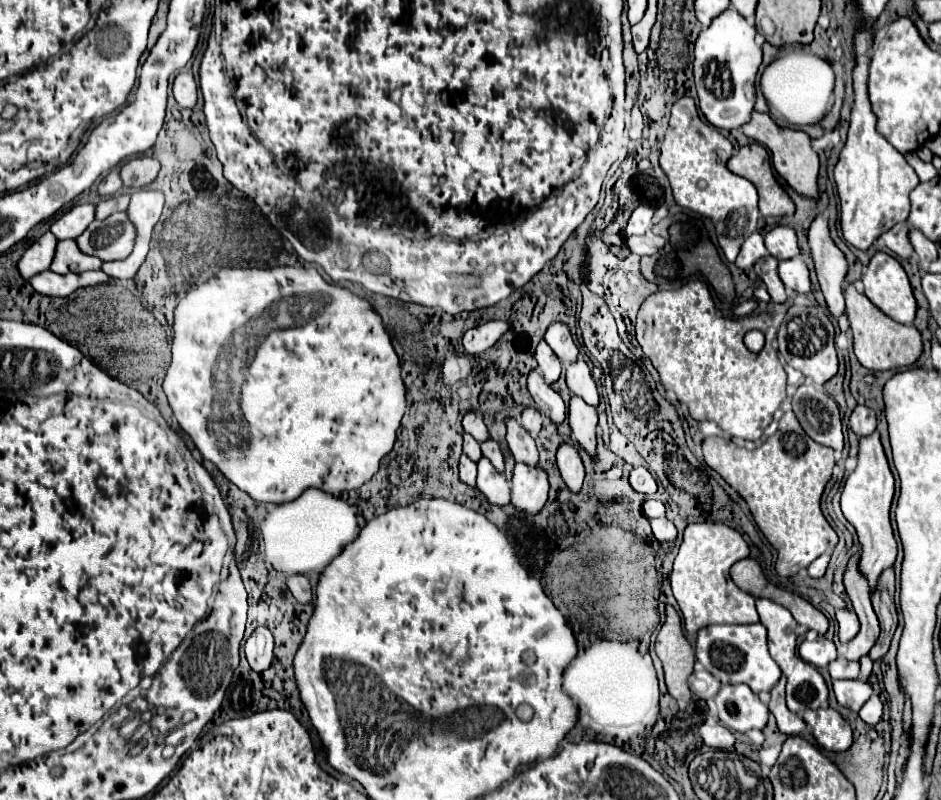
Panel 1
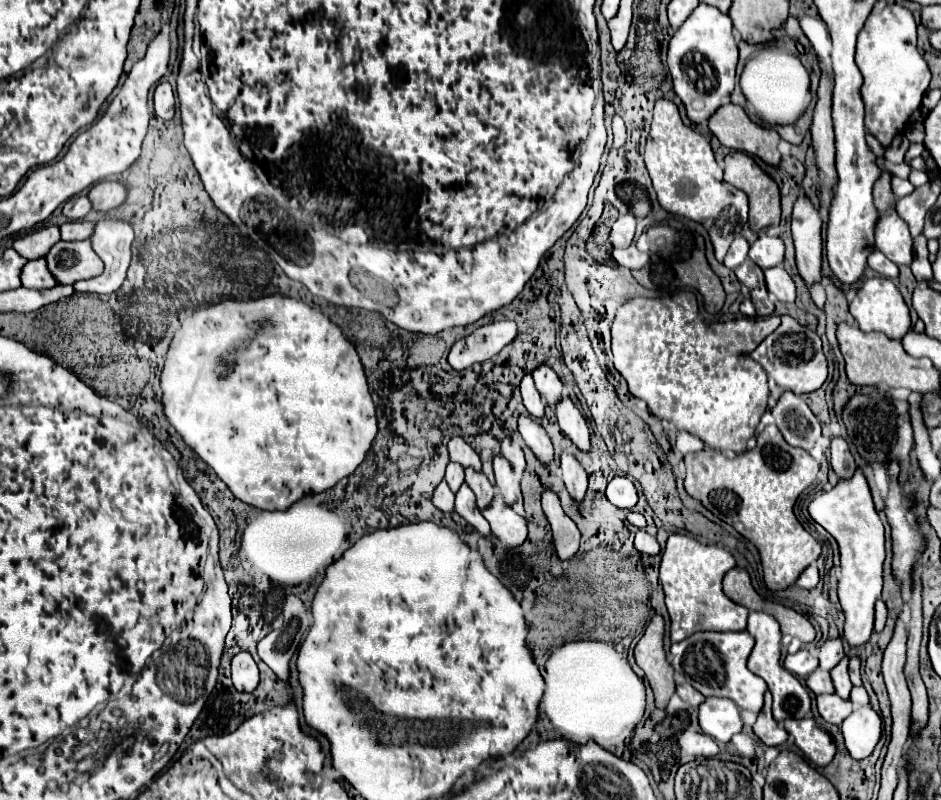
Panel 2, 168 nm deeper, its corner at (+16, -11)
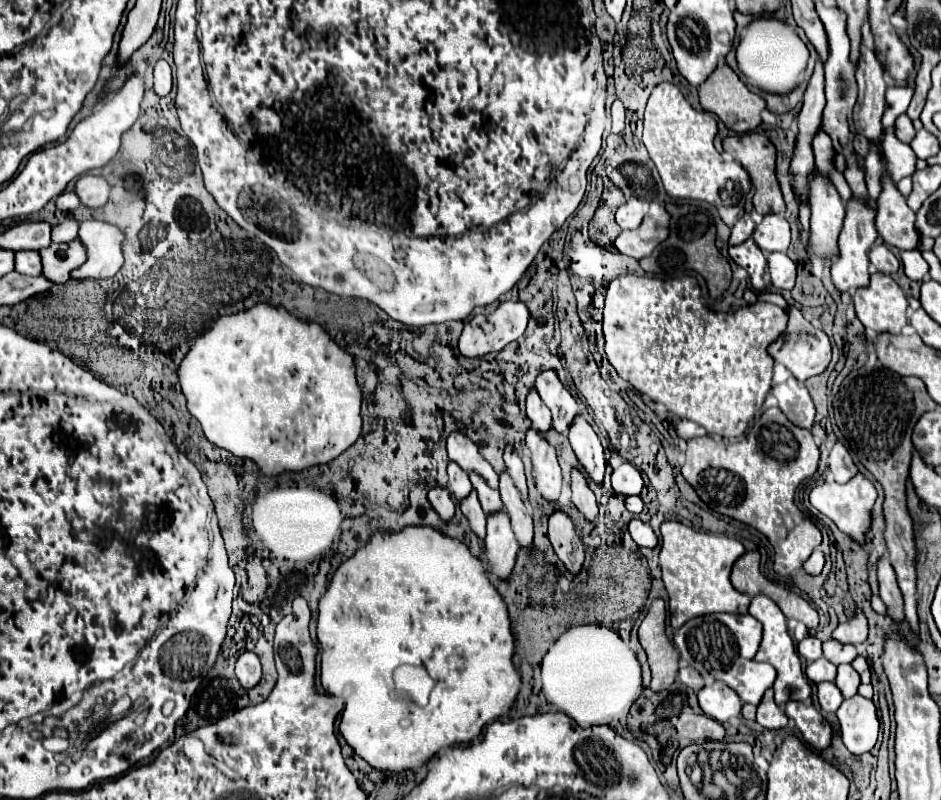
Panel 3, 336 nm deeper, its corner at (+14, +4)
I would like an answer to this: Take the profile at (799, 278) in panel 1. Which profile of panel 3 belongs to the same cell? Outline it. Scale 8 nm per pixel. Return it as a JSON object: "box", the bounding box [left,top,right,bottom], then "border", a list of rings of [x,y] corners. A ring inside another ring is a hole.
{"box":[768,253,796,291],"border":[[[770,253],[768,273],[770,273],[772,285],[776,289],[790,291],[796,281],[796,263],[786,253]]]}

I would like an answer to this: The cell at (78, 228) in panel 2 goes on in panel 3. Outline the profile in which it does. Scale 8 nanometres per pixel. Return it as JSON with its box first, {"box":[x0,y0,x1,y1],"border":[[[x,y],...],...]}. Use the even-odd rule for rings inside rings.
{"box":[52,219,78,243],"border":[[[66,219],[64,223],[60,223],[52,229],[52,241],[54,243],[70,243],[76,237],[78,237],[78,223],[74,219]]]}

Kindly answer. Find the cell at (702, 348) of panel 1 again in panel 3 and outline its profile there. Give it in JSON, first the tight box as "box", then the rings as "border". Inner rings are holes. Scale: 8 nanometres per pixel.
{"box":[602,275,788,439],"border":[[[624,275],[608,283],[602,327],[610,365],[640,395],[648,395],[674,415],[702,425],[710,435],[734,439],[744,435],[748,421],[772,389],[774,359],[768,353],[768,345],[786,331],[786,321],[788,315],[784,309],[764,301],[746,305],[734,313],[712,311],[700,303],[700,287],[688,275],[678,279]]]}

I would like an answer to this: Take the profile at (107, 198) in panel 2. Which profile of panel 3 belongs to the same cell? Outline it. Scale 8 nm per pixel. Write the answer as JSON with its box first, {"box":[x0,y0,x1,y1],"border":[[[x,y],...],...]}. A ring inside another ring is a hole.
{"box":[74,175,110,207],"border":[[[84,175],[74,183],[74,193],[78,195],[80,203],[84,207],[102,207],[108,201],[110,195],[110,187],[102,177],[94,177],[94,175]]]}

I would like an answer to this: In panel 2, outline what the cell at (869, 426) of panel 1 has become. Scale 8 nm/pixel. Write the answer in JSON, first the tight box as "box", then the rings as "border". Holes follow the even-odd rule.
{"box":[830,436,856,478],"border":[[[842,436],[832,438],[830,452],[832,452],[830,464],[832,464],[834,472],[836,472],[840,478],[850,478],[852,472],[856,470],[856,462],[854,462],[854,456],[852,456],[852,452],[850,452],[848,442],[846,442]]]}

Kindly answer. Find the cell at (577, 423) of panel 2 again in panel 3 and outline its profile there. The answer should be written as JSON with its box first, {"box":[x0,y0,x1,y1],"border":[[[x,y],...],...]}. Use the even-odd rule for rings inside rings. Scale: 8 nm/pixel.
{"box":[568,417,606,485],"border":[[[576,417],[570,427],[568,439],[576,453],[580,469],[586,473],[590,481],[594,481],[596,485],[602,485],[606,461],[604,461],[604,449],[594,429],[582,417]]]}

